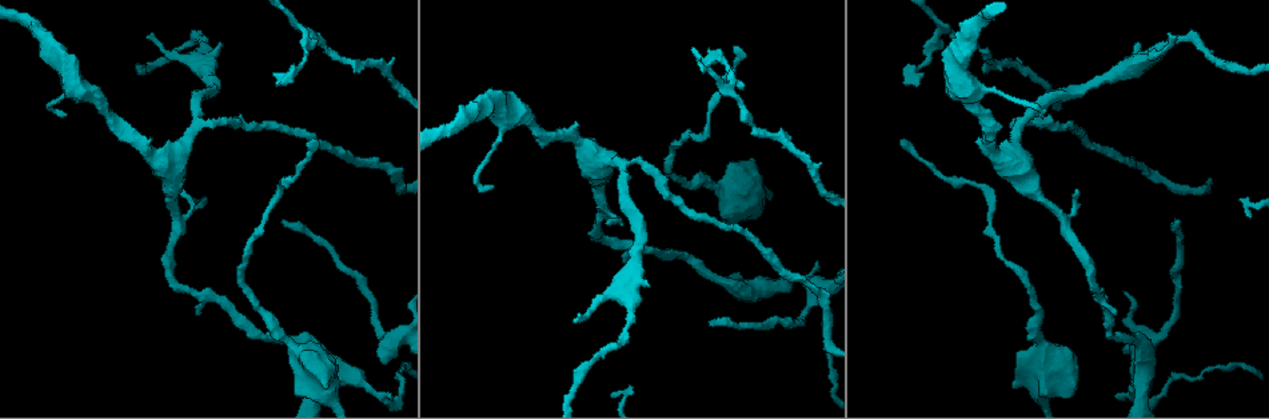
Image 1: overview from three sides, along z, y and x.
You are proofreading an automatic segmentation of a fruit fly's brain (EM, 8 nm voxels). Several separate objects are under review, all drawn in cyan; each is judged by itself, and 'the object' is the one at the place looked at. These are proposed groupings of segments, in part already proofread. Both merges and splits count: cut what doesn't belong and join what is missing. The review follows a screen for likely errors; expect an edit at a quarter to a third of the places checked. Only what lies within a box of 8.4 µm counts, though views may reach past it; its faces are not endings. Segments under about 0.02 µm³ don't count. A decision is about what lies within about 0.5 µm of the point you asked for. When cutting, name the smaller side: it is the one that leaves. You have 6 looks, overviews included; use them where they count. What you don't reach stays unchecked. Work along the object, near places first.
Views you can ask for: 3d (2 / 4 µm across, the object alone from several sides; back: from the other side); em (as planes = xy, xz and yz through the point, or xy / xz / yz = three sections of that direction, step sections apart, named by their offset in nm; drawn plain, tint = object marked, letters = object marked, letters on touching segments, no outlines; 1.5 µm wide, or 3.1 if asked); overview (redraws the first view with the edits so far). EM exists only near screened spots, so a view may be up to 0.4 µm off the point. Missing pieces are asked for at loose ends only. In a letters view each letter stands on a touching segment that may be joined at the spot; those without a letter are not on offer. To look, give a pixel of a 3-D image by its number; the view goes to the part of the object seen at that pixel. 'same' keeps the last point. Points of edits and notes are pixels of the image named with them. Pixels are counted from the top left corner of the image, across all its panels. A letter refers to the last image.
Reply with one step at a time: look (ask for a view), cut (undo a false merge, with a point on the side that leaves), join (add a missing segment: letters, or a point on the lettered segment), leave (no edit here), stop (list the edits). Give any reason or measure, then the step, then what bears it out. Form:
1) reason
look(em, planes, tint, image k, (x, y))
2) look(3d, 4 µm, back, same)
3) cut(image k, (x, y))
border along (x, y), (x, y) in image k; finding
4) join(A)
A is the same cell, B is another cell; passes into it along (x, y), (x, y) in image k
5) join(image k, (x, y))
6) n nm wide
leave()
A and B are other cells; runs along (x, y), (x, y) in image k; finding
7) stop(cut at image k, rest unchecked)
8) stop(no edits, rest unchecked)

free end
look(em, planes, letters, image 1, (625, 260))

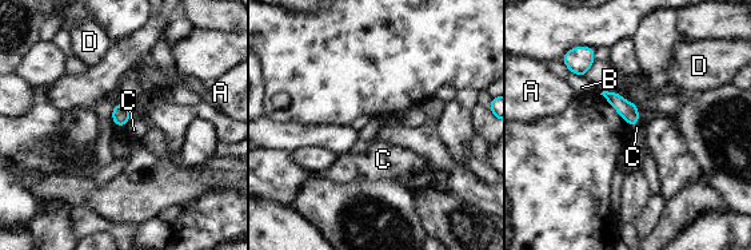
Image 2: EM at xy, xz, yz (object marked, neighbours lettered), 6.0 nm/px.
leave()
A, B, C and D are other cells; border along (132, 116), (122, 127) in image 2; none of them fits

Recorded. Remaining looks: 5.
calibre changes
look(em, xz, step 8, tint, image 1, (1180, 41))

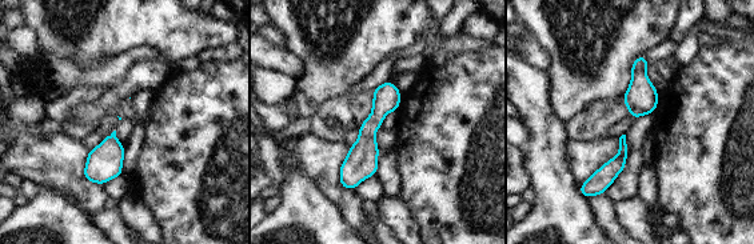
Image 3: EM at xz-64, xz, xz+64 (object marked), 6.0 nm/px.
look(em, planes, letters, same)

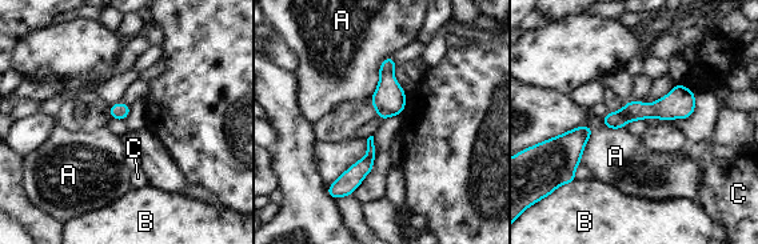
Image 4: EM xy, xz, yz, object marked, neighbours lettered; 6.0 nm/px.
A touches over 280 nm
leave()
A, B and C are other cells; continuous, no second neuron

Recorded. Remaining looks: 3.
thin end
look(3d, 4 µm, image 1, (490, 184))

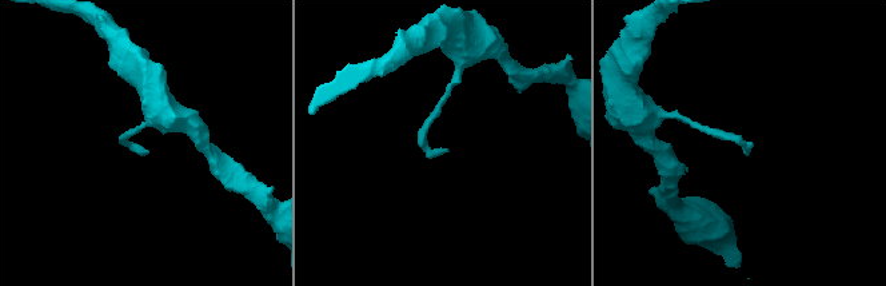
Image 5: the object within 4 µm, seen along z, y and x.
shape alone is not enough
look(em, planes, letters, image 5, (148, 153))

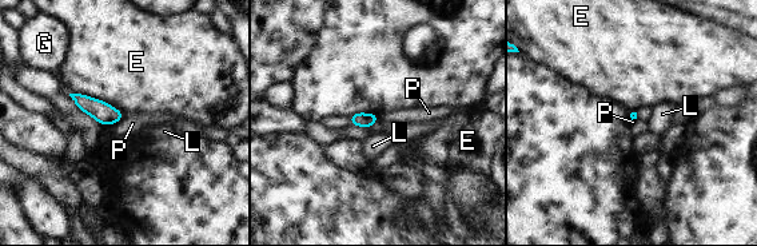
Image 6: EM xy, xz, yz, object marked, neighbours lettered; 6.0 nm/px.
leave()
E, G, L and P are other cells; border along (124, 116), (114, 125) in image 6; none of them fits

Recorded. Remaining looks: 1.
stop(no edits, rest unchecked)

